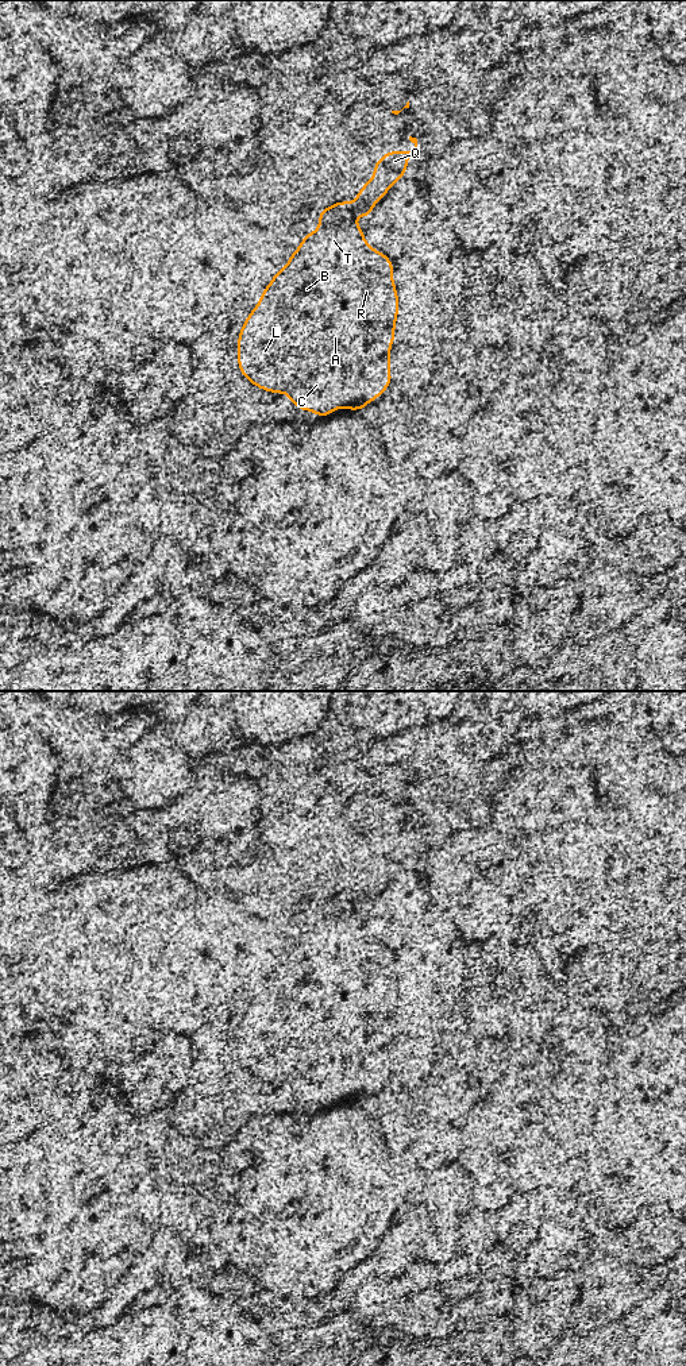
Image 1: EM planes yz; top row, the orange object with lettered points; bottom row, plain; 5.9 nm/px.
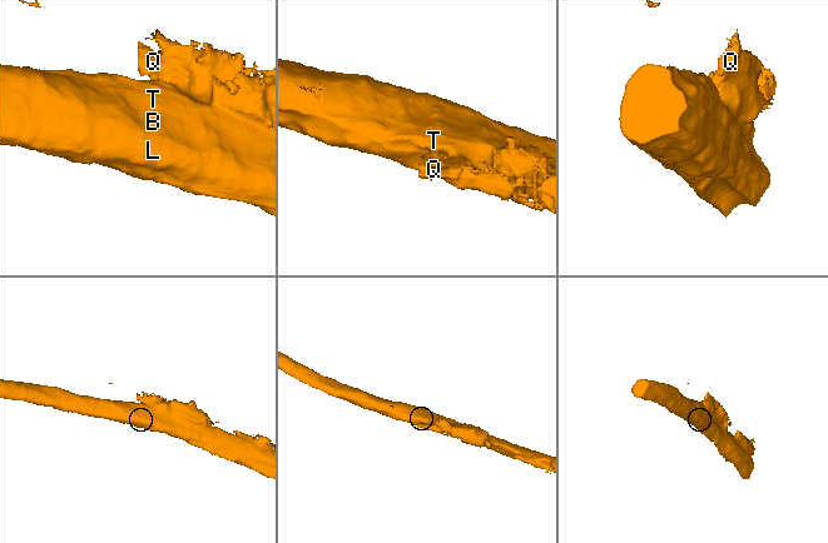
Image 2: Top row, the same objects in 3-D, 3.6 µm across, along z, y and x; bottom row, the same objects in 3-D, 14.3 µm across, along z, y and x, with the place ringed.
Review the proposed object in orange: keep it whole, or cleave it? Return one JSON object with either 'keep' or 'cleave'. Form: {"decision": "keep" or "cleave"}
{"decision": "cleave"}

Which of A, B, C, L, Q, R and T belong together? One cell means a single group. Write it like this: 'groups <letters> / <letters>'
groups A B C L R T / Q

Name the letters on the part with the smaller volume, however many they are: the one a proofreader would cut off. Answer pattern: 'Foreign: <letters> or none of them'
Foreign: Q

